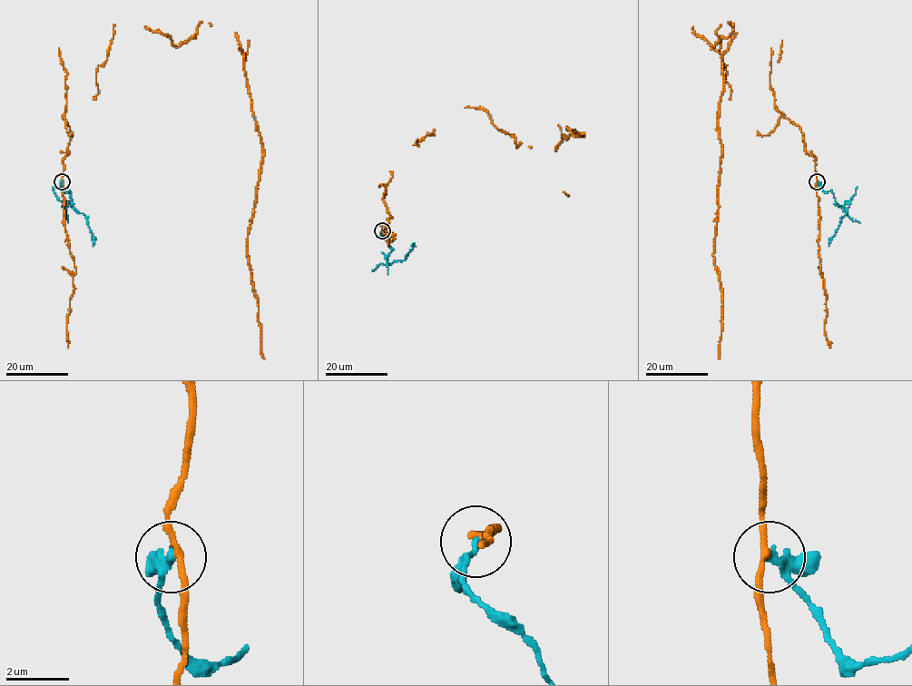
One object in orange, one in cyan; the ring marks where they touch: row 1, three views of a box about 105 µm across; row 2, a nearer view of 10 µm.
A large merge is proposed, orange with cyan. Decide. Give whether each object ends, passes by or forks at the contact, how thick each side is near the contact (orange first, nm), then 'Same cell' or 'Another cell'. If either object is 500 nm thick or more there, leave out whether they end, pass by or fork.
At the ring orange passes by. At the ring cyan passes by. Thickness 180 nm (orange) against 220 nm. Another cell

